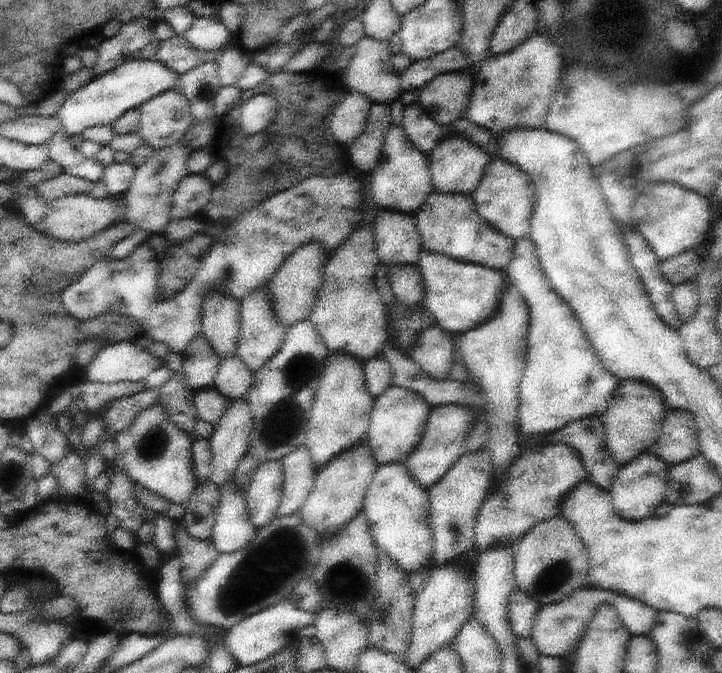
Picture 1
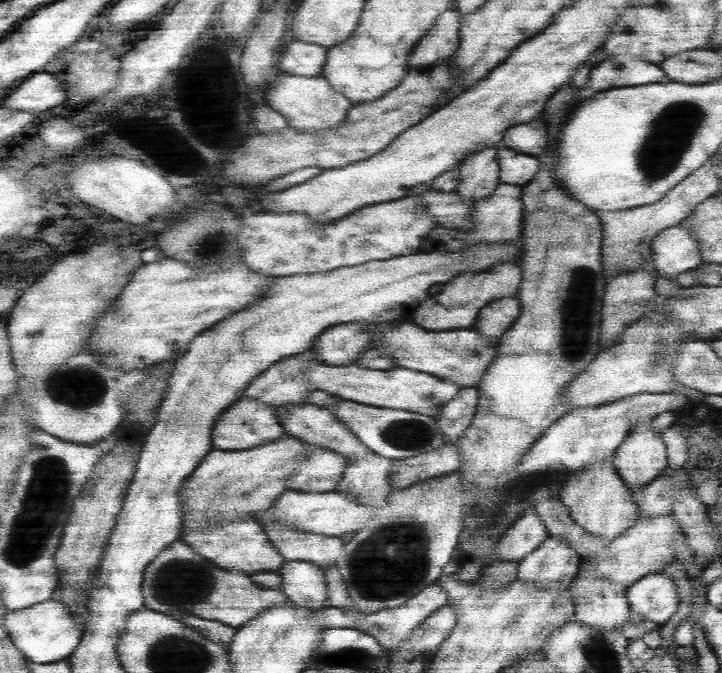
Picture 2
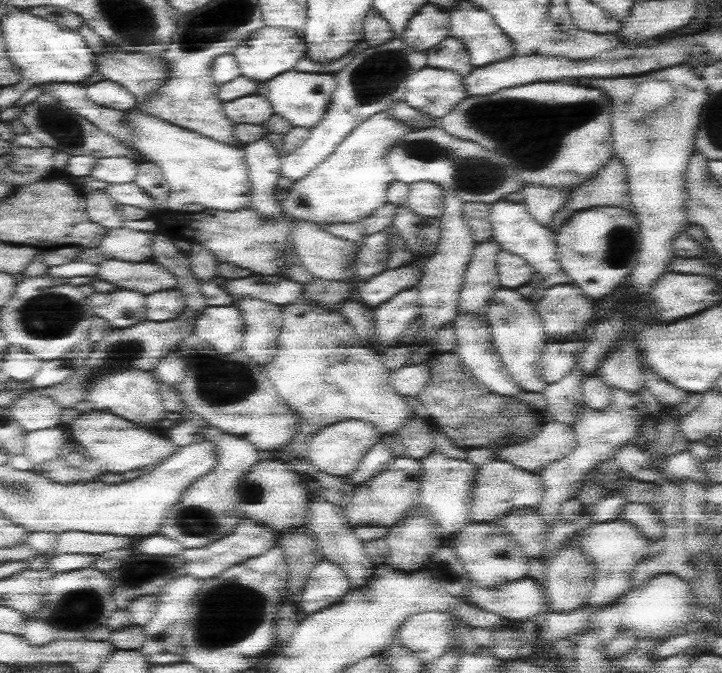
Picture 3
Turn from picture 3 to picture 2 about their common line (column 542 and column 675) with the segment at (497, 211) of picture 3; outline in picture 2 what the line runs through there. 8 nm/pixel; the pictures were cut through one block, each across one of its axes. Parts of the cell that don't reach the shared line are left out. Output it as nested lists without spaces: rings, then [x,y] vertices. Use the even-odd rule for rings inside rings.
[[[668,226],[652,240],[652,262],[656,266],[656,272],[660,274],[654,290],[658,296],[678,296],[678,284],[676,274],[692,272],[700,264],[704,264],[704,258],[700,256],[700,244],[692,244],[692,232],[682,230],[682,226]]]

